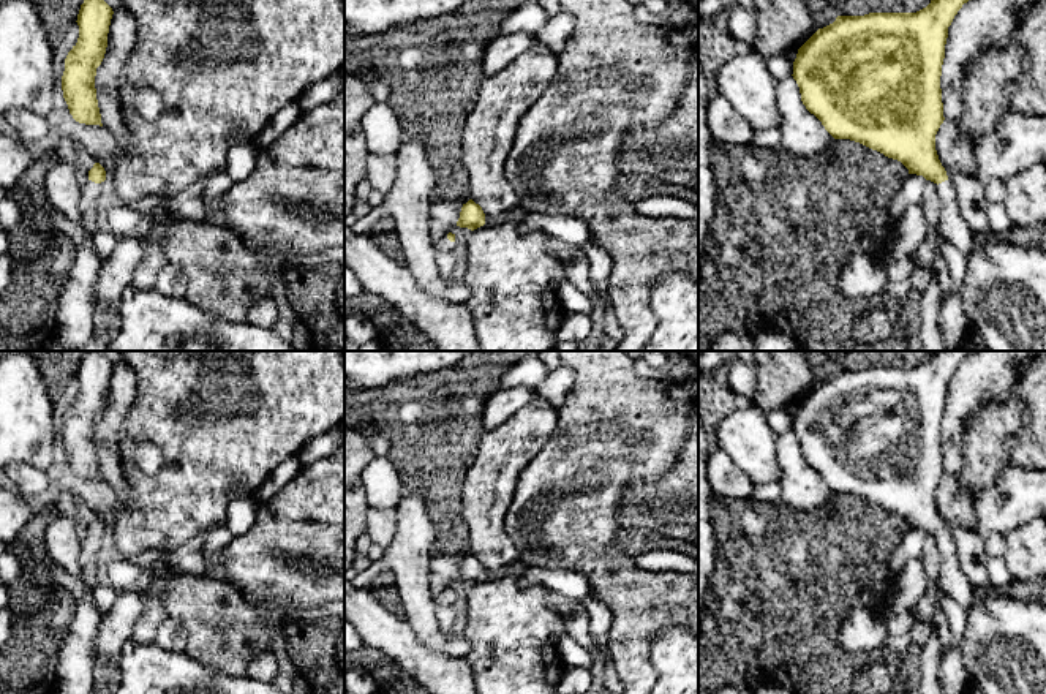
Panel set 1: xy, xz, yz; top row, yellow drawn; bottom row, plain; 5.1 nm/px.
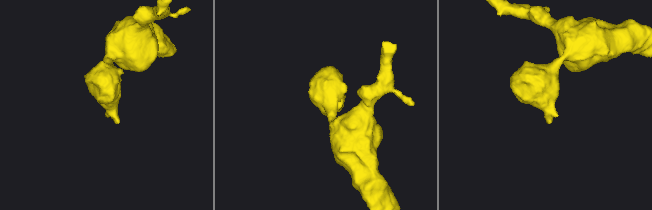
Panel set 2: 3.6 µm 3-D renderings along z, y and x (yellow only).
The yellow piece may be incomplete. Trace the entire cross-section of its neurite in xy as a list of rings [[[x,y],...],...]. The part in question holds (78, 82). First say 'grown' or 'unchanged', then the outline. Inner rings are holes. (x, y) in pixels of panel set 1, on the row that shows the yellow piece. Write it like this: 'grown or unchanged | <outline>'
unchanged | [[[84,0],[77,14],[79,38],[65,58],[62,90],[70,114],[79,123],[103,126],[95,76],[106,54],[112,14],[104,0]]]

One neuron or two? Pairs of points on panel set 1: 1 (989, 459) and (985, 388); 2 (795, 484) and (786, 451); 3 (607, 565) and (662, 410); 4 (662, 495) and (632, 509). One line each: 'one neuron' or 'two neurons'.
1: two neurons
2: one neuron
3: one neuron
4: one neuron

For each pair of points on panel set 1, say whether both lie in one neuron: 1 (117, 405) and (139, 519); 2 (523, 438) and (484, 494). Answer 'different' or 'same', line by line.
1: different
2: same

